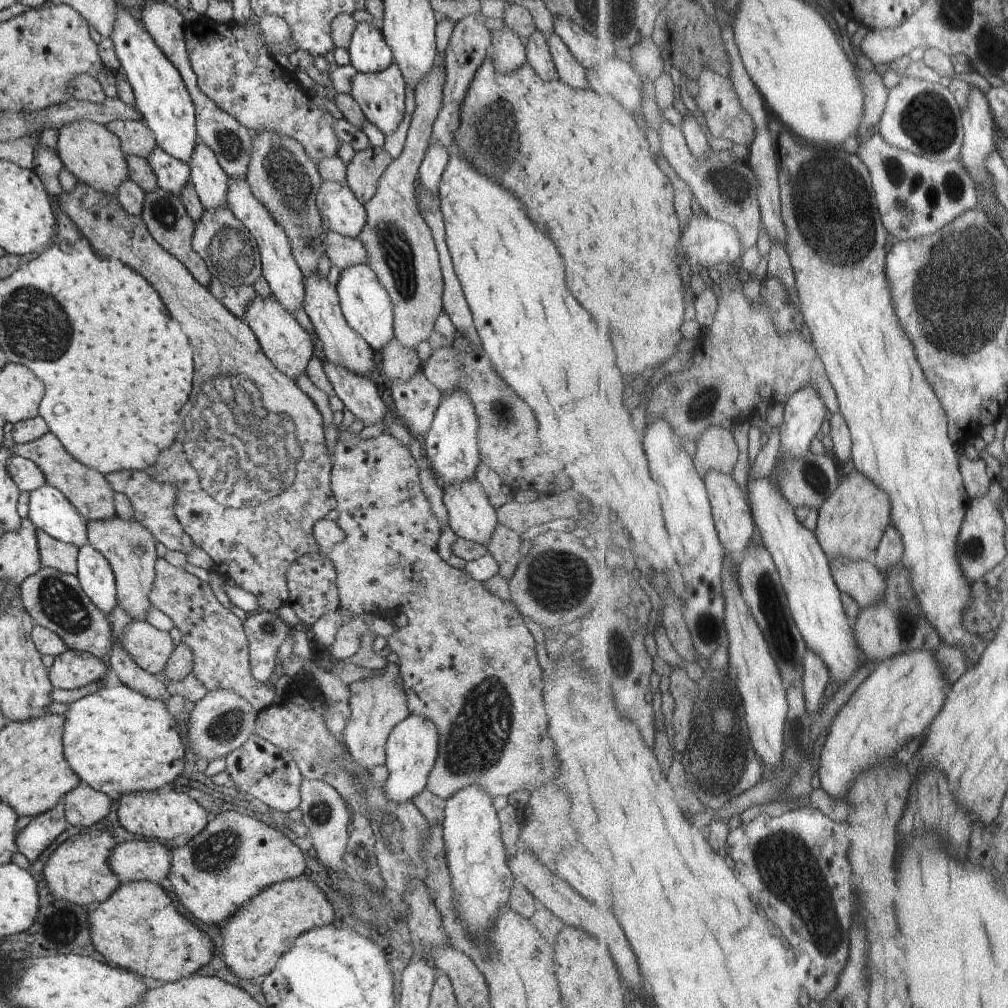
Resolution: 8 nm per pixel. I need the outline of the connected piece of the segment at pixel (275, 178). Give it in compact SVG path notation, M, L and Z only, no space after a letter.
M263 131L253 136L252 157L246 182L252 195L284 230L292 257L303 277L312 277L313 273L318 272L319 258L327 255L323 235L330 231L324 225L317 206L317 197L324 182L319 168L307 156L300 143L281 136L279 132Z

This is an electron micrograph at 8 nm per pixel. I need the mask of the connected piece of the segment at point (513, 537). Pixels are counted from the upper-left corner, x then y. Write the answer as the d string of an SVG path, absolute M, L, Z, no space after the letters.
M498 524L490 543L488 553L496 560L500 576L510 580L522 560L520 546L523 542L516 532L509 527Z

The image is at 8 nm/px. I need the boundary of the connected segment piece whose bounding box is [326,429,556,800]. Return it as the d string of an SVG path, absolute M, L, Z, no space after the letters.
M345 429L339 434L338 443L334 450L334 464L331 466L331 490L337 501L336 510L340 513L337 523L345 533L344 541L336 544L332 549L326 551L327 558L332 562L337 575L337 590L339 591L339 607L352 612L353 615L363 616L367 613L391 617L400 613L408 617L406 627L396 630L388 639L386 652L395 652L400 659L398 665L399 676L404 681L403 690L407 697L407 708L410 715L417 715L430 720L437 729L439 744L437 758L432 771L427 777L425 790L432 792L440 799L448 800L461 789L468 786L480 785L494 799L498 796L510 797L518 788L540 788L540 784L548 784L552 780L544 774L534 774L530 764L552 764L552 772L556 772L556 746L546 734L546 712L542 702L542 686L544 676L541 666L538 664L536 653L536 642L534 636L524 623L524 618L513 604L512 600L503 600L490 590L481 581L471 578L464 570L458 570L449 566L437 552L437 543L441 536L438 527L441 526L431 512L430 504L421 488L419 480L419 466L413 458L408 446L400 443L392 434L382 434L378 438L363 440L360 435L348 434Z

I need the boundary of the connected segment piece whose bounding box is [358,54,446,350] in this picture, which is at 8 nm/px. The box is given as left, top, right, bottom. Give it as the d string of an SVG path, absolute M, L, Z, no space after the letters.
M437 54L430 75L415 90L416 110L404 151L385 169L374 197L364 205L367 222L358 236L367 249L370 269L391 299L394 338L401 346L414 350L421 342L429 341L435 320L444 312L439 254L431 230L419 211L414 182L419 175L421 158L429 150L433 125L443 104L445 76L444 57Z

